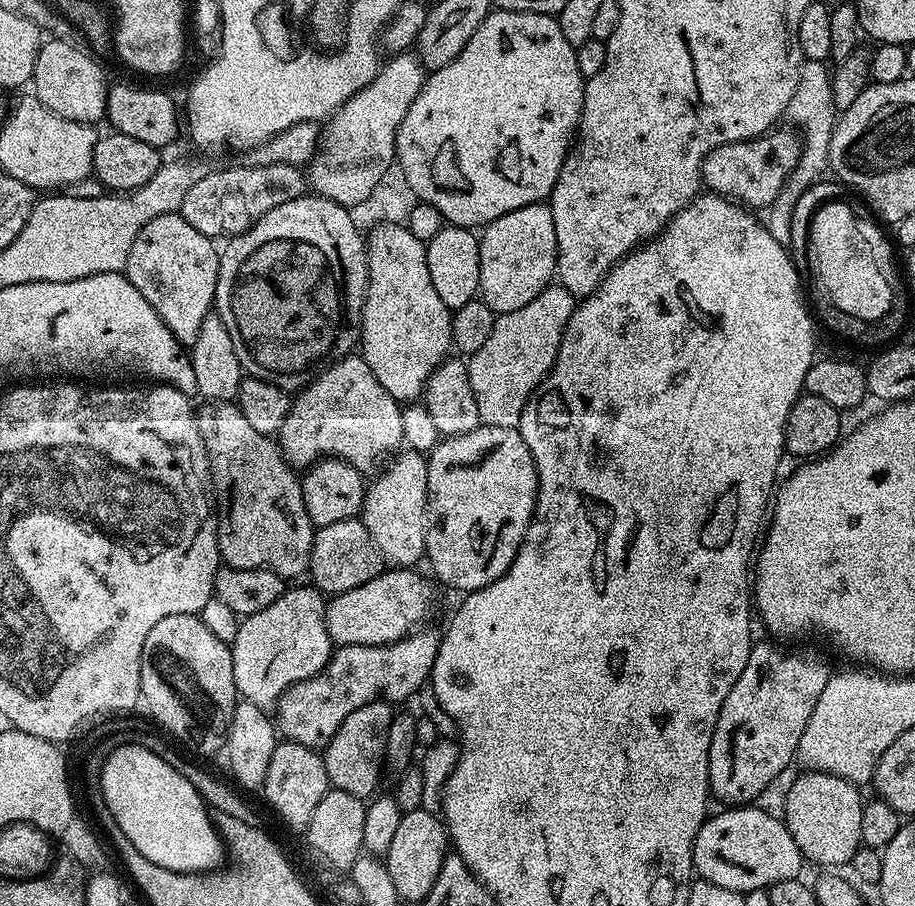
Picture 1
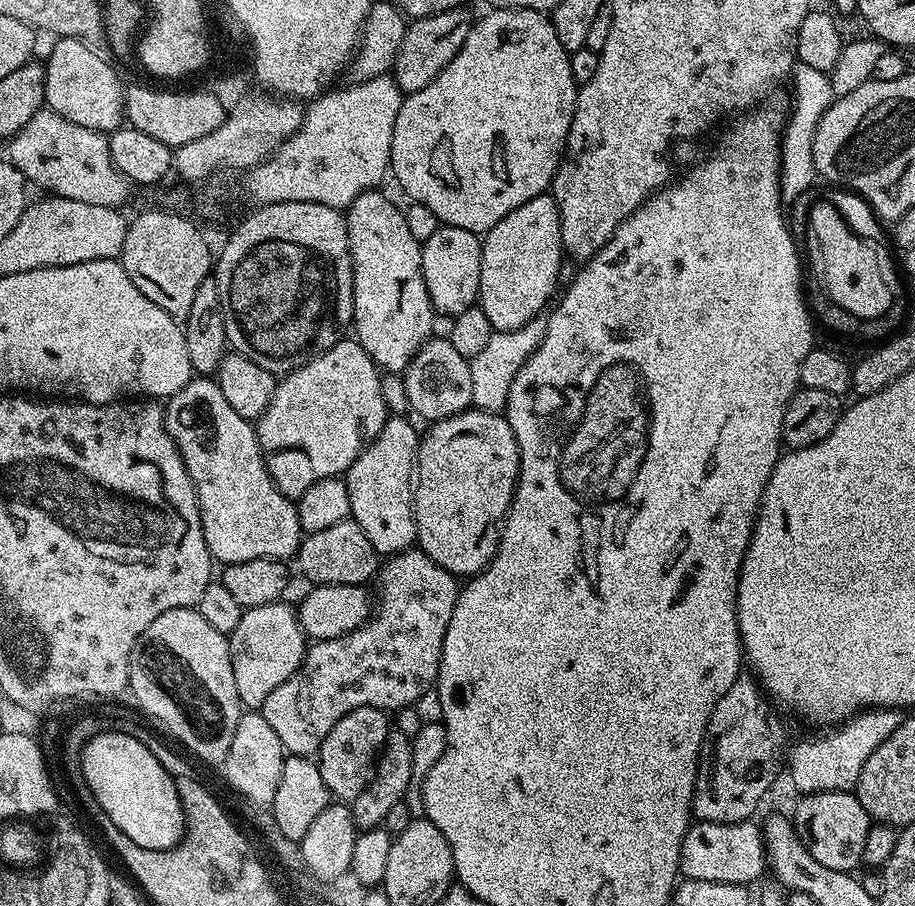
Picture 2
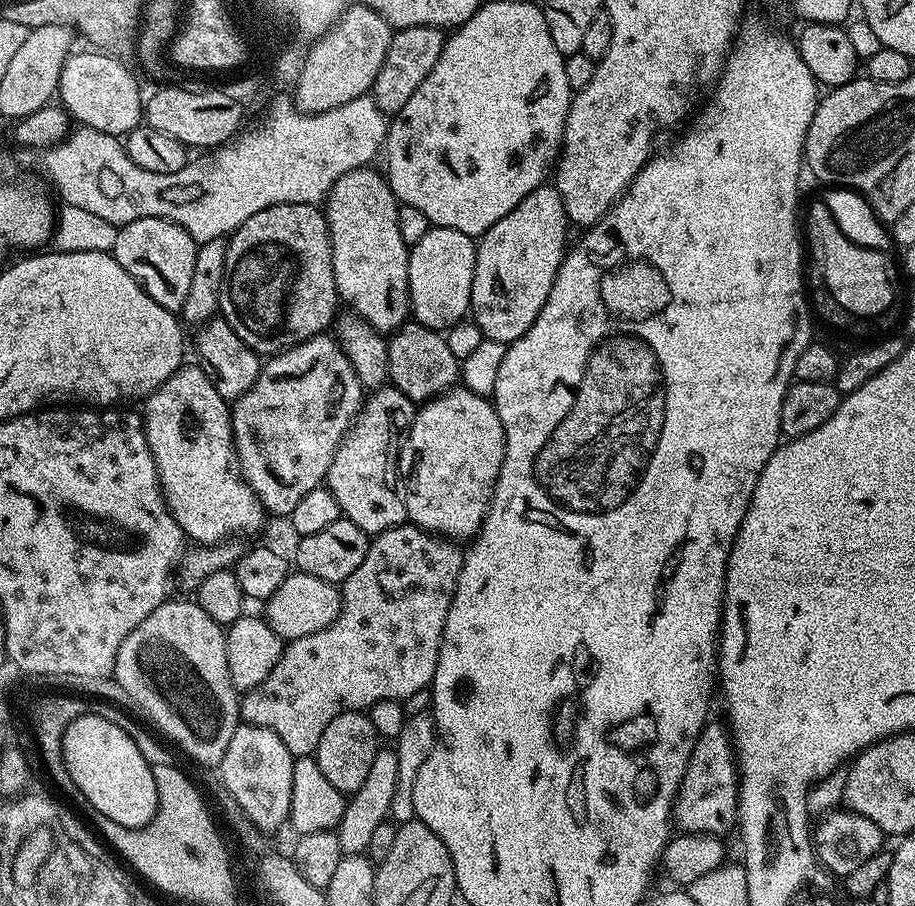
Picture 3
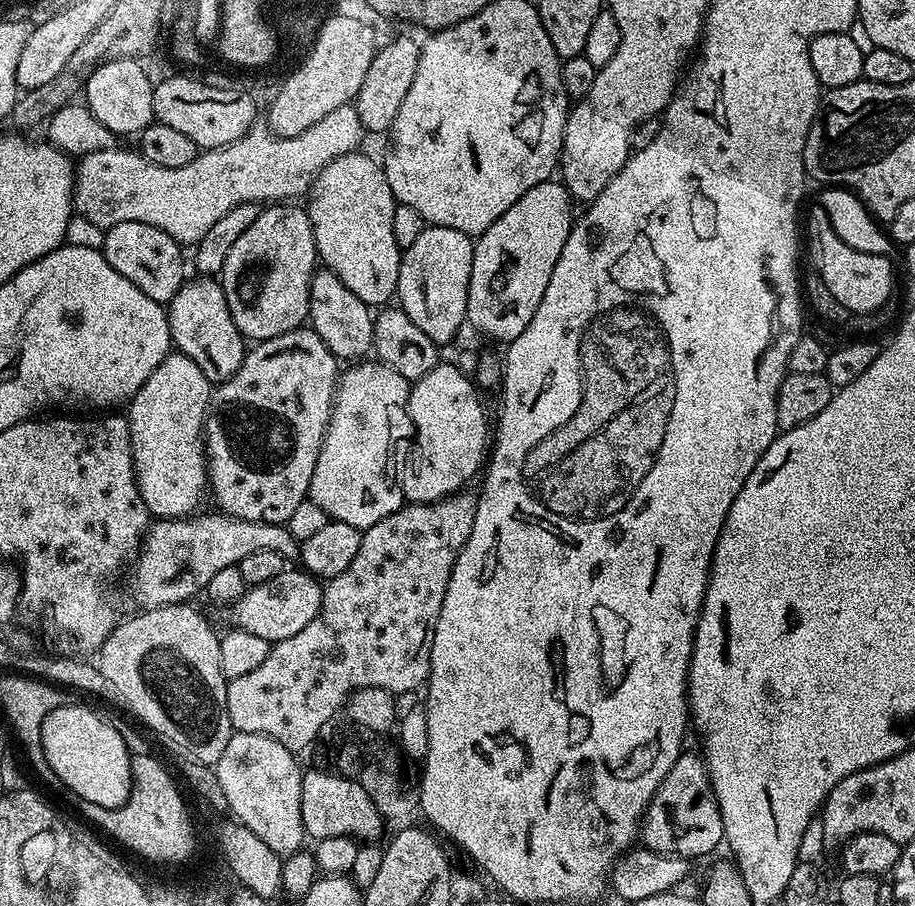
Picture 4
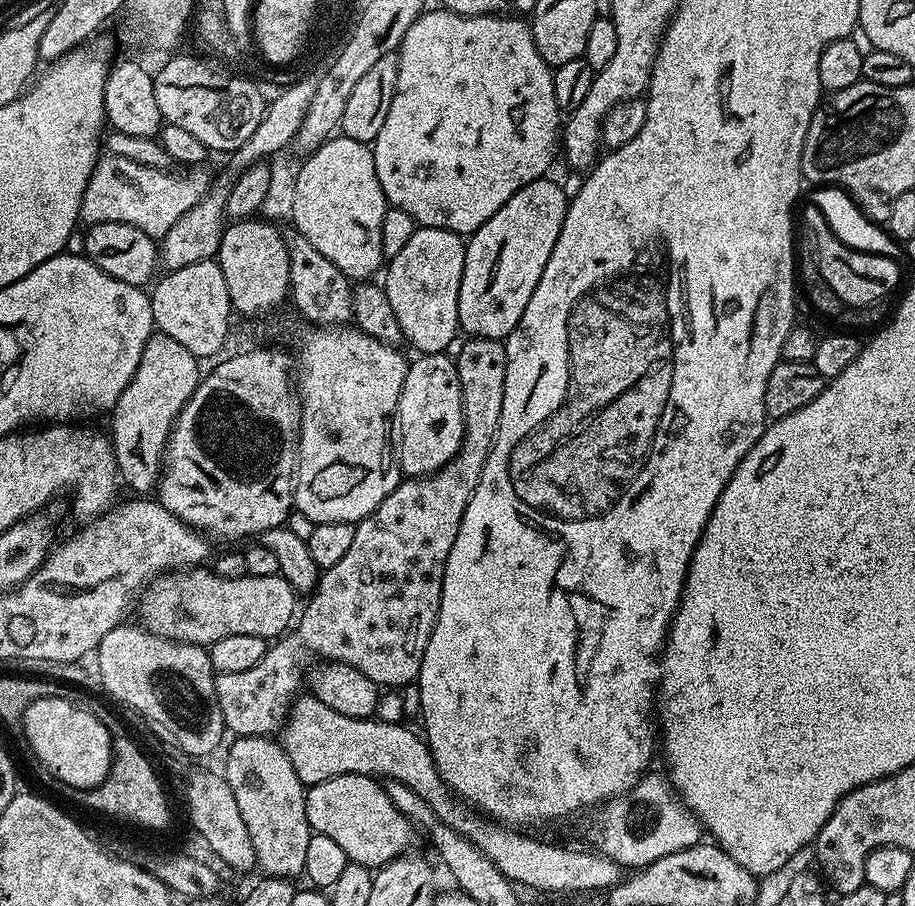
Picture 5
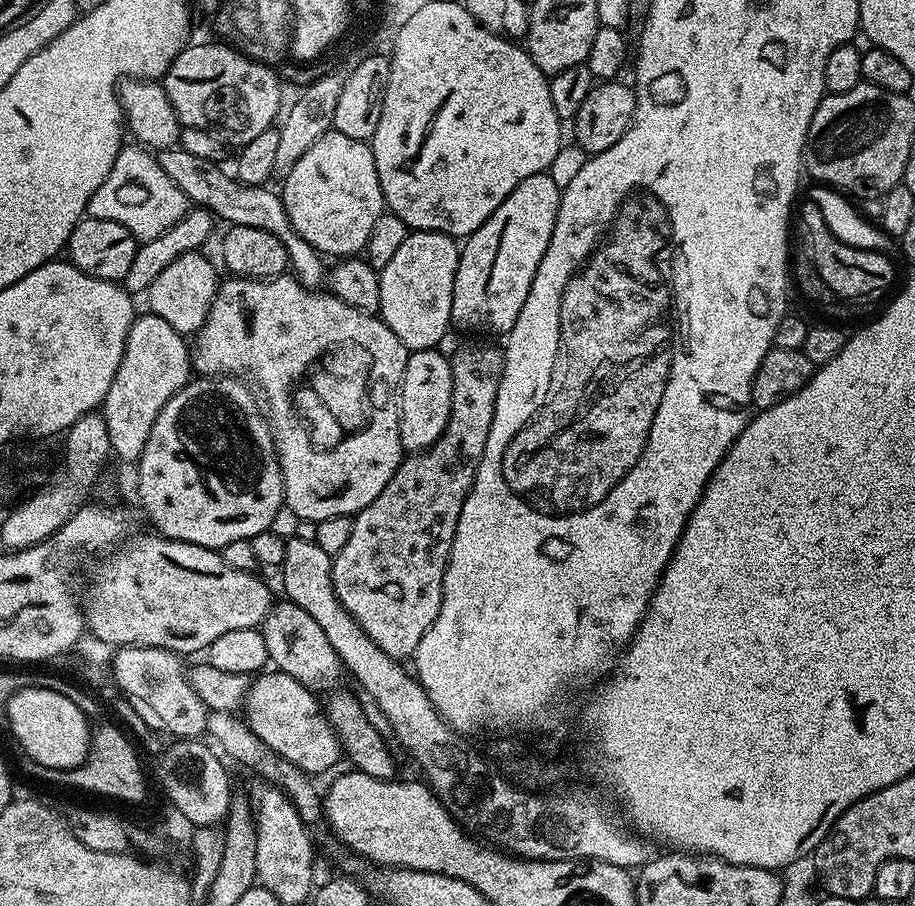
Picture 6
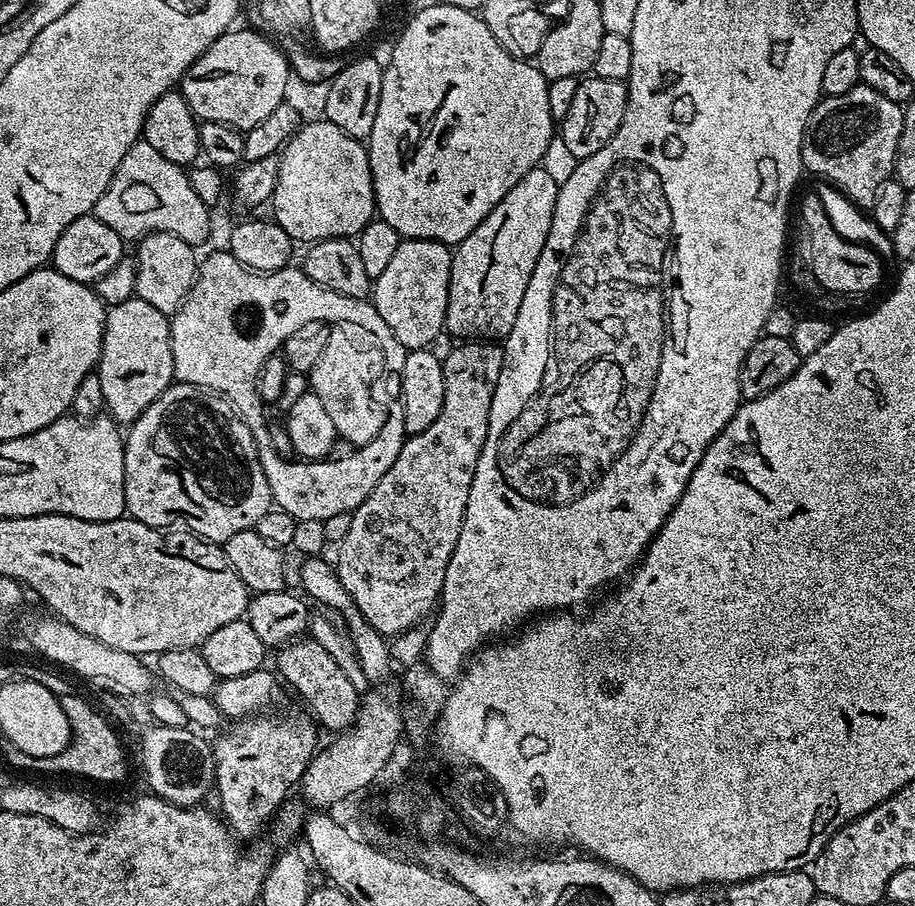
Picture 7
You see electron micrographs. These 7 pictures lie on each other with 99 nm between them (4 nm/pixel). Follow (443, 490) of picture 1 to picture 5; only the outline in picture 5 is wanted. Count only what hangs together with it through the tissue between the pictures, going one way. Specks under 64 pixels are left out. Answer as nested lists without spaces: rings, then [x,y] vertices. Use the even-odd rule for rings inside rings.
[[[442,352],[420,354],[409,363],[406,382],[402,382],[402,394],[398,398],[394,416],[400,419],[398,432],[398,459],[400,471],[405,477],[429,476],[446,466],[458,454],[464,441],[464,410],[462,408],[462,386],[458,382],[455,359]]]

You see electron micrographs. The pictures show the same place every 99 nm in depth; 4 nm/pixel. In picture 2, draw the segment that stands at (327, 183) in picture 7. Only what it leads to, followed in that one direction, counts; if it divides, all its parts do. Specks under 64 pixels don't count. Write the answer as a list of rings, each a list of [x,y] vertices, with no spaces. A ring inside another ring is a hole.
[[[373,190],[358,194],[358,198],[354,198],[354,202],[346,209],[348,249],[352,255],[352,324],[354,329],[356,328],[356,332],[354,332],[355,339],[360,341],[360,345],[366,350],[366,354],[370,354],[370,358],[376,363],[376,367],[388,374],[400,374],[407,368],[408,363],[412,361],[418,349],[433,335],[432,319],[434,319],[434,313],[430,302],[430,294],[426,290],[426,282],[422,278],[421,241],[416,240],[414,234],[410,234],[410,226],[406,226],[406,218],[401,205],[398,206],[394,201],[387,200],[382,193],[383,191]]]

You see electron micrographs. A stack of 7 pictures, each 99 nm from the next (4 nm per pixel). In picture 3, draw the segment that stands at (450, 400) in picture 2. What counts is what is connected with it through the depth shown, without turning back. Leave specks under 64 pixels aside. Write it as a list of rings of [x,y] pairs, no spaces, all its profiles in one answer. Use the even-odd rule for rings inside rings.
[[[405,322],[388,340],[388,378],[391,387],[396,388],[411,402],[427,402],[447,392],[460,380],[461,361],[450,354],[443,335],[437,329],[424,324]]]

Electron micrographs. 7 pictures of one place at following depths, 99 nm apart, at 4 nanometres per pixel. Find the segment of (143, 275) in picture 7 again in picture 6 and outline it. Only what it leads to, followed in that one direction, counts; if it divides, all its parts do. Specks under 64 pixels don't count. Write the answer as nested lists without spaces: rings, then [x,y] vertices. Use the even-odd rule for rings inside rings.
[[[203,251],[187,252],[174,258],[174,262],[170,262],[170,266],[166,266],[166,270],[162,270],[158,278],[154,278],[146,293],[148,304],[152,307],[149,308],[151,315],[170,322],[170,326],[174,326],[174,330],[181,334],[195,334],[200,331],[216,297],[216,268],[204,255]]]

